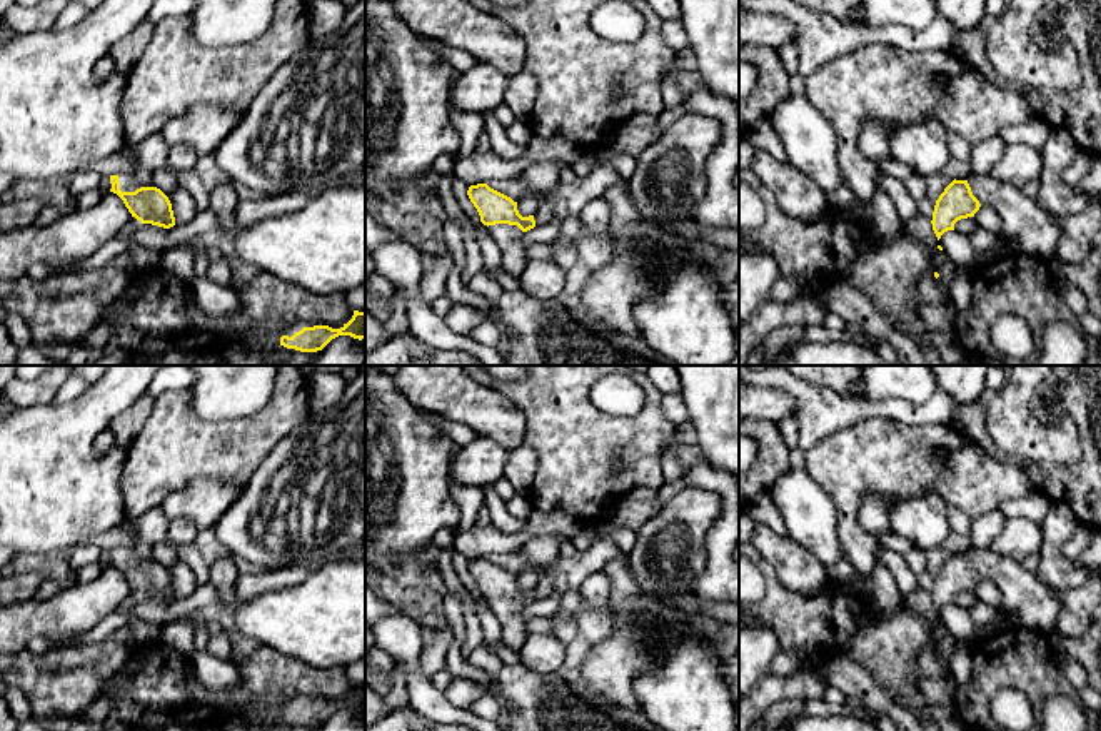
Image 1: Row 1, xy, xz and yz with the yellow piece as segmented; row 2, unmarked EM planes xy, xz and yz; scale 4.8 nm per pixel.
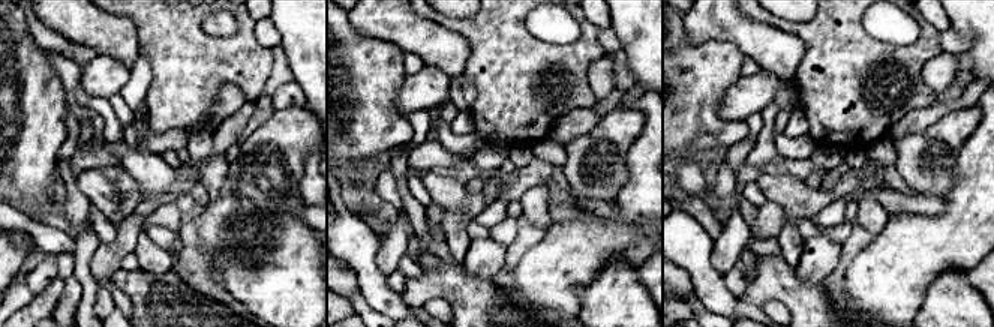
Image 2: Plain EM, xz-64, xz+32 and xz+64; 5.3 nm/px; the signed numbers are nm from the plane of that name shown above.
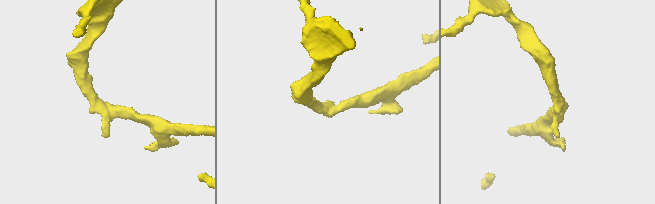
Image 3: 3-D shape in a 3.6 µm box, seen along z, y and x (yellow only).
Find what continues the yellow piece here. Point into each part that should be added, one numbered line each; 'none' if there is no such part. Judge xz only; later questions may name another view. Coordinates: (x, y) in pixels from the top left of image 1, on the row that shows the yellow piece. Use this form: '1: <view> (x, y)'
1: xz (507, 237)

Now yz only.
1: yz (1035, 232)

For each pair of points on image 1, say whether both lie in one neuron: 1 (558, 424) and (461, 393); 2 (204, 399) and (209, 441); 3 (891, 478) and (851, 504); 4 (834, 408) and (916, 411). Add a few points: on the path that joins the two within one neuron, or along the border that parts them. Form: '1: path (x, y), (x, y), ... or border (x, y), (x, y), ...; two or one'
1: border (494, 386), (522, 413), (524, 443); two
2: border (187, 389), (191, 408), (201, 418), (244, 418); two
3: path (879, 478), (871, 478), (856, 493); one
4: path (854, 409), (896, 409); one

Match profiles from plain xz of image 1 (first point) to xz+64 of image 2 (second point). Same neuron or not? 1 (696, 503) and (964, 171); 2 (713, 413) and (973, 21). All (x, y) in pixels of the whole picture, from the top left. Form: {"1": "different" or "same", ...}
{"1": "different", "2": "same"}

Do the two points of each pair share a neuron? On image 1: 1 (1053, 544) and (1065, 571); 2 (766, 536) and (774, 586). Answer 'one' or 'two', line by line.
1: one
2: two

